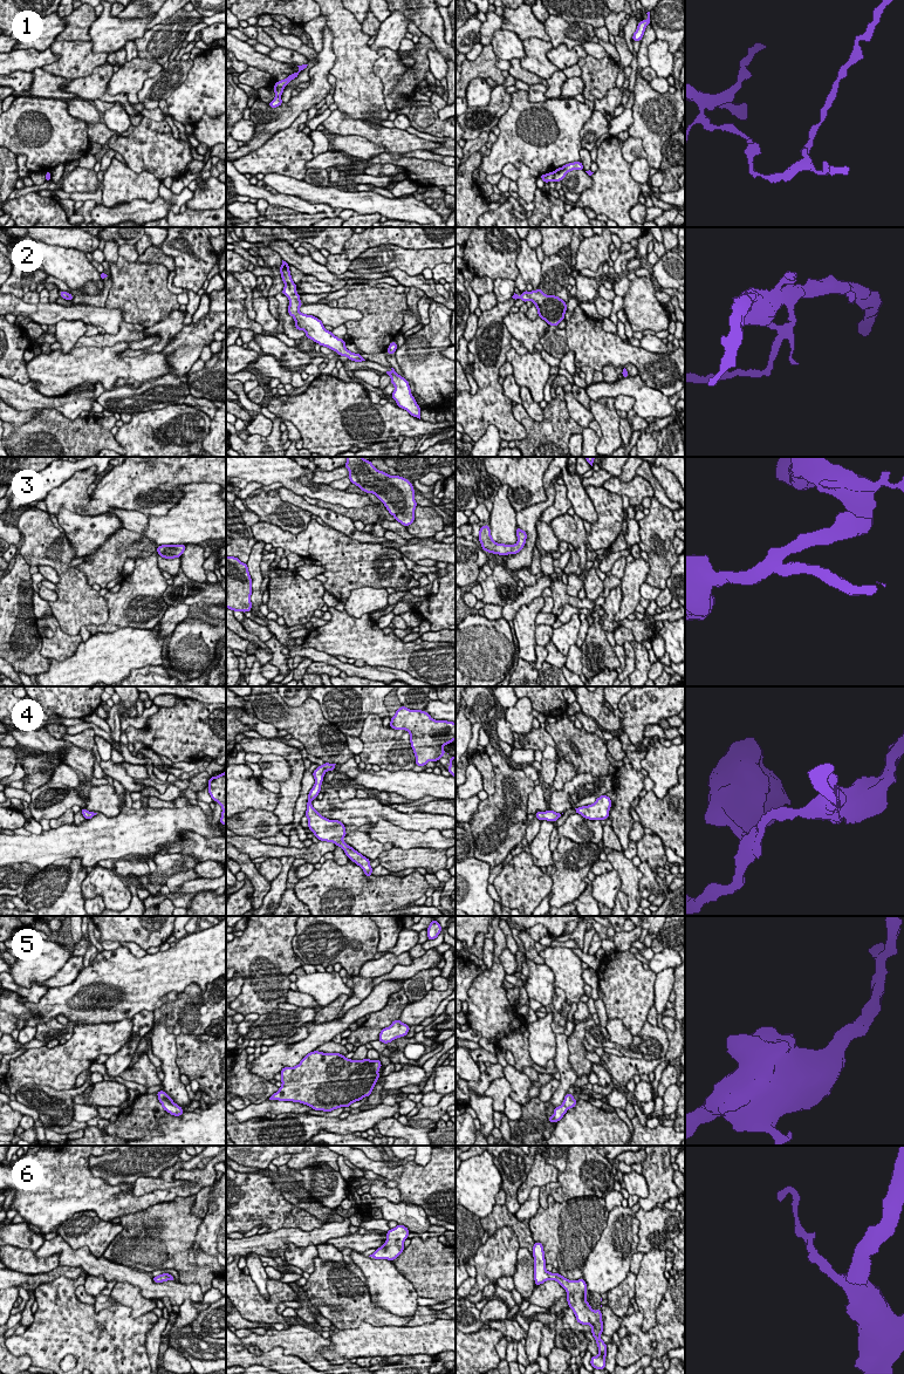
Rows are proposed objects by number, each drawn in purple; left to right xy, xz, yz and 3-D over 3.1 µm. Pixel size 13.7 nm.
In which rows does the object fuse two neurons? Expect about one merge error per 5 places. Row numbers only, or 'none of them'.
1

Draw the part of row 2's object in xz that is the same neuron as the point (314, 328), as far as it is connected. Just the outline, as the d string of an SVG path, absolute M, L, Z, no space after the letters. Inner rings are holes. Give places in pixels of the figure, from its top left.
M282 260L280 273L285 288L282 294L286 295L289 300L288 314L294 317L295 328L297 330L306 331L306 339L313 340L315 343L319 343L322 347L330 348L333 351L336 351L340 356L347 356L349 360L355 362L365 361L361 354L351 353L345 348L345 341L335 336L331 331L324 329L322 321L314 315L307 315L299 310L303 305L300 301L300 294L295 290L297 286L294 283L289 265Z

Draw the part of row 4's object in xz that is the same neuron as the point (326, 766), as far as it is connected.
M324 763L319 766L313 772L315 778L315 785L309 791L306 816L308 818L308 828L314 833L314 836L320 841L333 842L337 847L341 847L348 859L359 866L364 875L371 876L372 867L370 866L370 860L363 856L361 853L355 850L351 846L348 846L342 839L347 836L345 826L340 820L329 820L323 818L311 805L311 800L316 799L321 792L321 785L323 782L323 777L327 771L334 771L336 764Z

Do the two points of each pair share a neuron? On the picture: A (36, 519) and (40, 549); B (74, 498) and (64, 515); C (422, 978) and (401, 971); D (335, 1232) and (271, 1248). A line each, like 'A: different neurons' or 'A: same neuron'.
A: same neuron
B: different neurons
C: different neurons
D: same neuron

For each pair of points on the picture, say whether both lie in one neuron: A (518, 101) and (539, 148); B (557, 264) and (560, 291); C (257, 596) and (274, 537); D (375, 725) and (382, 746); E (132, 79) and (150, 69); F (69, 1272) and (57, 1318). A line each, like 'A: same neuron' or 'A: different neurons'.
A: same neuron
B: same neuron
C: different neurons
D: same neuron
E: same neuron
F: different neurons

